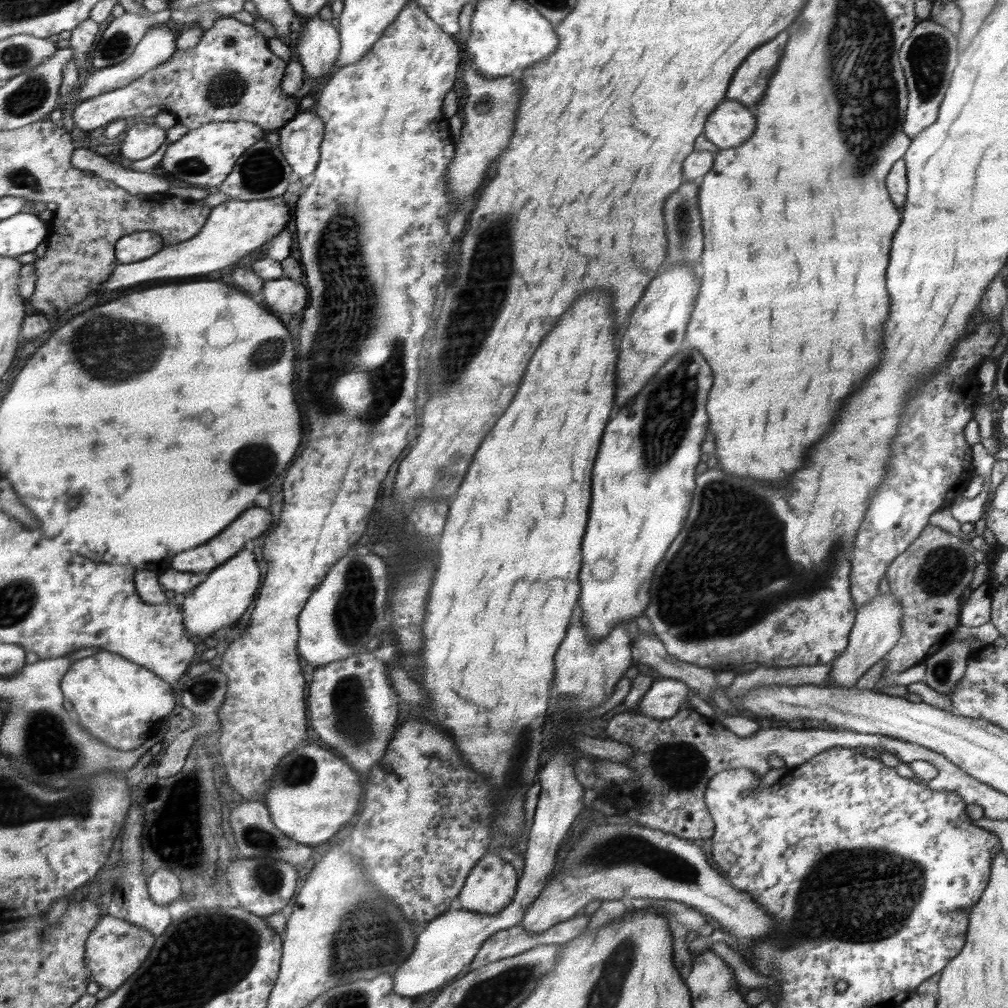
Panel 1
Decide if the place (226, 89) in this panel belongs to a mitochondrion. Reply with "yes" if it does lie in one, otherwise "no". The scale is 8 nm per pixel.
yes

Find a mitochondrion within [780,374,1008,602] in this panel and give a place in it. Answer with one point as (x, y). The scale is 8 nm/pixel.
(940, 571)

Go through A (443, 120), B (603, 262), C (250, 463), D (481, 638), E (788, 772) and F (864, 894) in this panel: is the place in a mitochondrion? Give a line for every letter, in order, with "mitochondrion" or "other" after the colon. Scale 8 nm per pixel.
A: other
B: other
C: mitochondrion
D: other
E: other
F: mitochondrion

